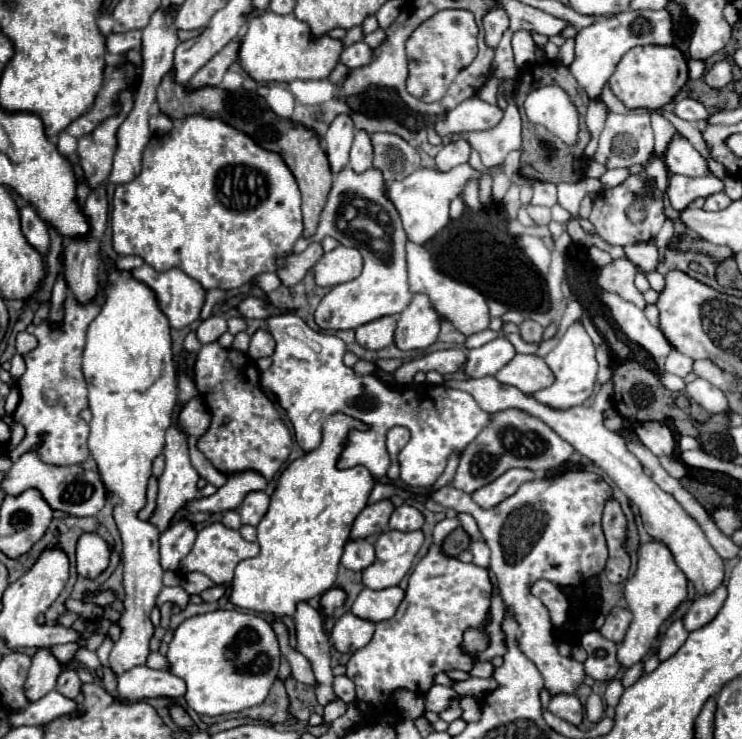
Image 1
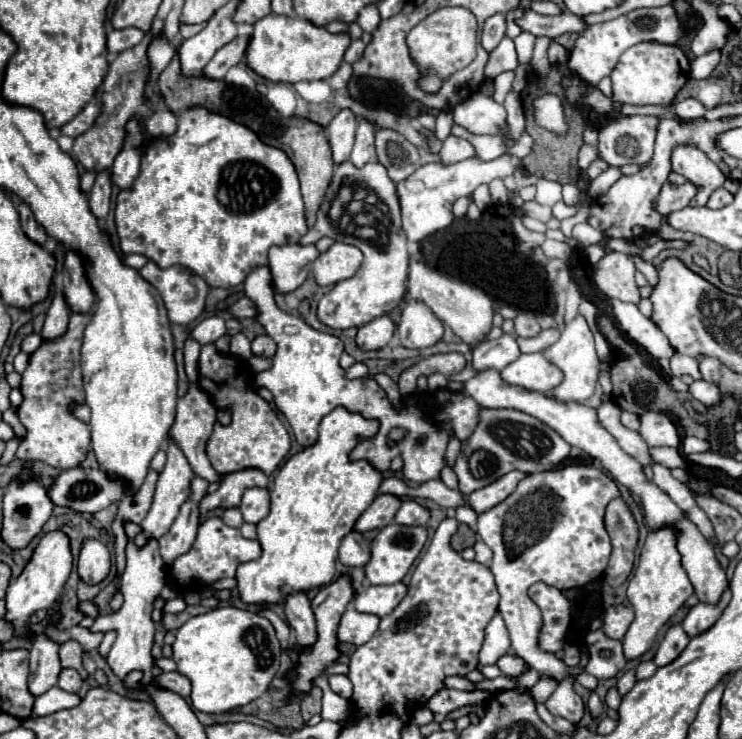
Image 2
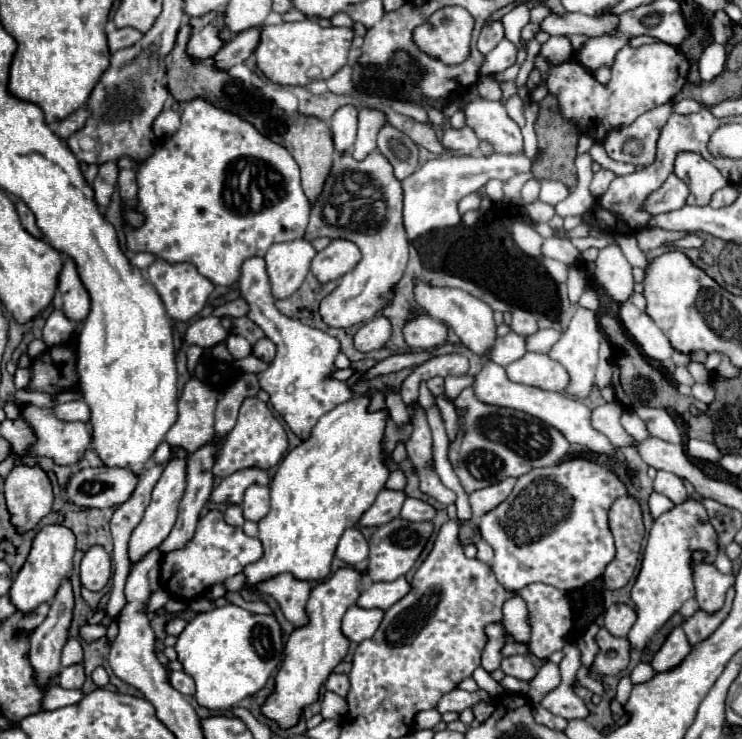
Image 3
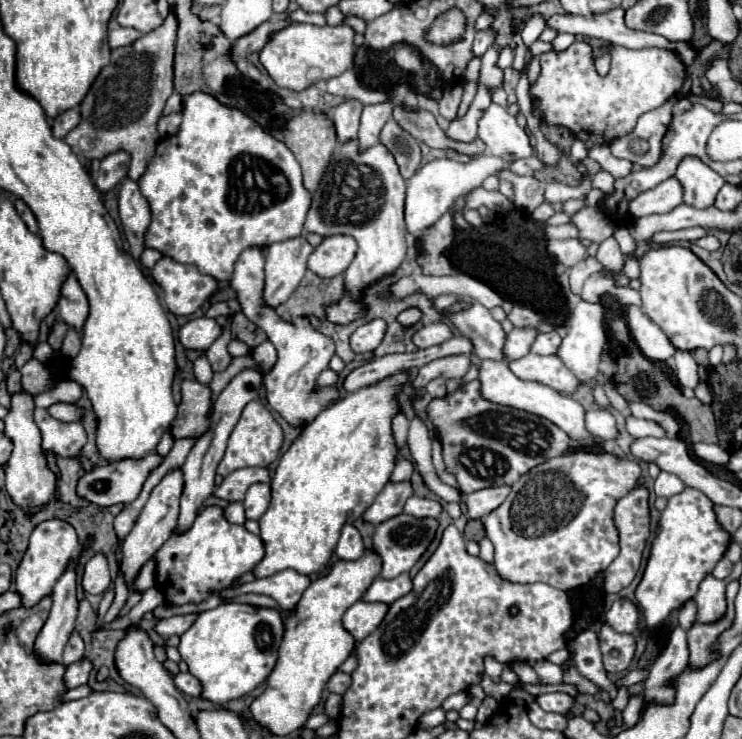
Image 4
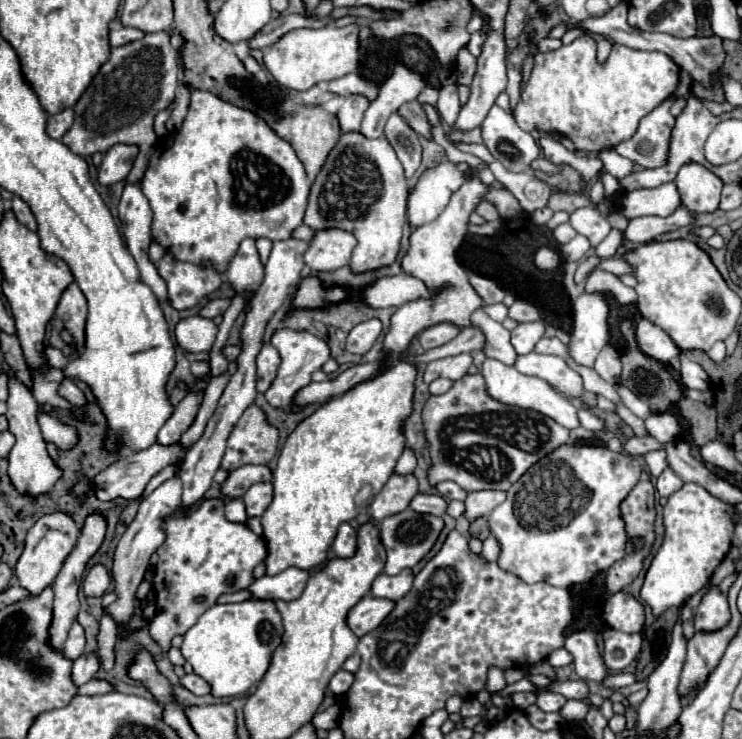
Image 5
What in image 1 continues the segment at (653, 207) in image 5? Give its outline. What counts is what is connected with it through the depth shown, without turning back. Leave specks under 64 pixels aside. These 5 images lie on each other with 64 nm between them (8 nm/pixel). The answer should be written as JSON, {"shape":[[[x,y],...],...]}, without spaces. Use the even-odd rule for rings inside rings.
{"shape":[[[676,174],[668,186],[668,198],[676,210],[684,210],[696,198],[708,198],[718,192],[724,192],[724,182],[716,176],[688,178]]]}

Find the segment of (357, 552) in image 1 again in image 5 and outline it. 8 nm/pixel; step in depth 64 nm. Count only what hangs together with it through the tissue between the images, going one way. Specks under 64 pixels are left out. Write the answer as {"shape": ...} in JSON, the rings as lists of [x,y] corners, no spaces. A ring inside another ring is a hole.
{"shape":[[[340,524],[336,540],[332,544],[332,550],[338,558],[350,558],[356,554],[358,540],[356,540],[356,530],[350,524]]]}

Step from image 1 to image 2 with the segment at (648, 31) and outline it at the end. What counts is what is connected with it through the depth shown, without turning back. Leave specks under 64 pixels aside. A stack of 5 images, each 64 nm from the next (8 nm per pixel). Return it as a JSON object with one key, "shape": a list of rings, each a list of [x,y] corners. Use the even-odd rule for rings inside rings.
{"shape":[[[670,4],[660,6],[660,8],[640,8],[640,10],[628,12],[624,16],[618,16],[610,22],[594,24],[594,26],[588,26],[586,30],[582,30],[572,48],[572,62],[568,62],[568,68],[574,72],[574,76],[578,80],[596,88],[604,76],[610,76],[610,72],[618,64],[620,54],[626,48],[640,44],[640,42],[676,44],[678,38],[680,38],[680,24],[678,24],[676,12]]]}

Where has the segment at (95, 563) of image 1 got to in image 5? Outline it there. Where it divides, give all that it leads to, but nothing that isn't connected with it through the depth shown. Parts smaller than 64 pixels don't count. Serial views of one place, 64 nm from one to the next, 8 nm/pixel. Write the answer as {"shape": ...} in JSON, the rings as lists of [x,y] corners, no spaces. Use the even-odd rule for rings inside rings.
{"shape":[[[94,564],[84,578],[82,590],[86,596],[104,596],[106,590],[110,588],[110,574],[102,564]]]}

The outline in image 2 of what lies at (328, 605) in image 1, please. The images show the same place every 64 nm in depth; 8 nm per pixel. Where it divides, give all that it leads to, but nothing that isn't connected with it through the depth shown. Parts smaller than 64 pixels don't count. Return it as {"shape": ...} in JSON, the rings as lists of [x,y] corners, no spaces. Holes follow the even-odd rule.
{"shape":[[[340,576],[336,582],[328,584],[326,588],[320,588],[316,598],[312,600],[312,608],[318,620],[318,644],[314,644],[314,648],[310,648],[310,652],[302,652],[300,648],[296,648],[300,652],[300,666],[292,668],[288,672],[288,682],[296,692],[308,692],[312,686],[312,678],[320,676],[322,672],[322,664],[330,666],[336,658],[338,658],[338,640],[336,640],[336,630],[340,624],[340,616],[344,614],[344,610],[348,608],[350,600],[354,598],[354,588],[350,584],[350,580],[346,576]]]}

